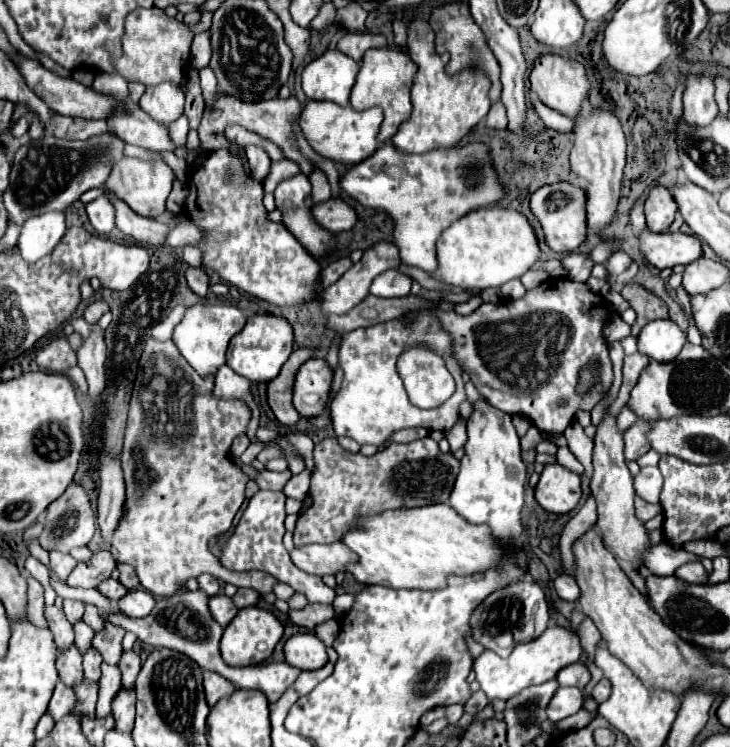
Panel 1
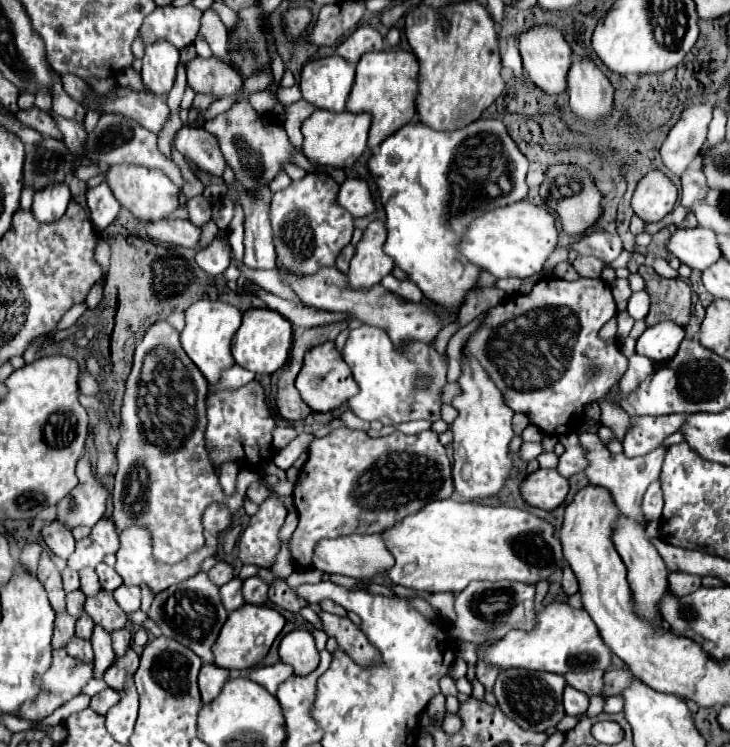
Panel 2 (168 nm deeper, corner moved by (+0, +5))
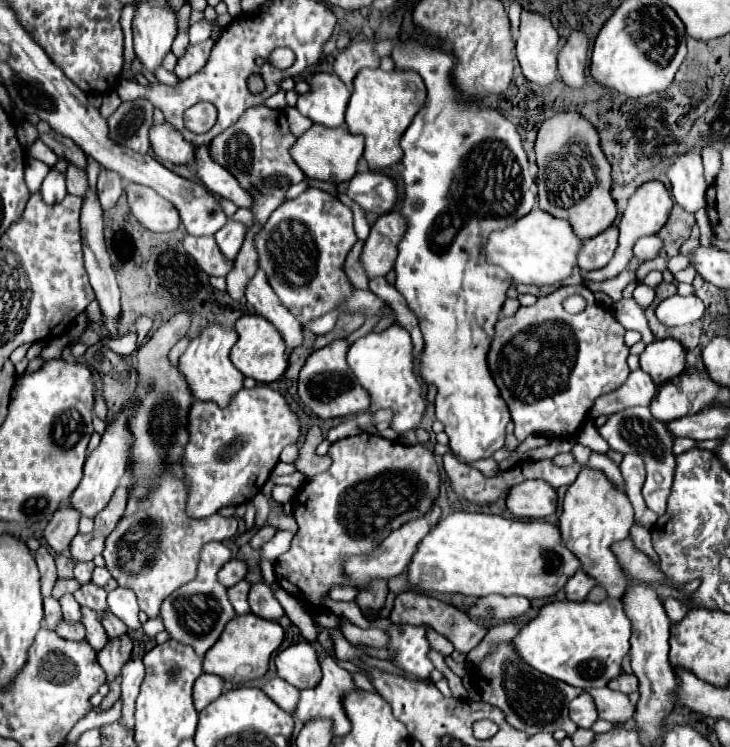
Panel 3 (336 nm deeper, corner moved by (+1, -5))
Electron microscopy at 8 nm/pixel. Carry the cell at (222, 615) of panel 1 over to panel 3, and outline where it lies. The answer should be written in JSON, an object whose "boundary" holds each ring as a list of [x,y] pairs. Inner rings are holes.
{"boundary":[[[240,581],[240,583],[236,583],[234,587],[228,589],[228,599],[230,599],[230,603],[232,603],[232,607],[234,607],[234,611],[238,615],[244,615],[244,613],[250,611],[248,601],[246,601],[248,591],[250,591],[250,583],[248,581]]]}

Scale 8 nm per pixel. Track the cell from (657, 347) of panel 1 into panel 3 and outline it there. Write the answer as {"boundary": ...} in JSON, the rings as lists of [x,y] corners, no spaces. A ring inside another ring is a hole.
{"boundary":[[[656,339],[640,353],[640,367],[658,383],[666,383],[684,371],[686,351],[676,339]]]}

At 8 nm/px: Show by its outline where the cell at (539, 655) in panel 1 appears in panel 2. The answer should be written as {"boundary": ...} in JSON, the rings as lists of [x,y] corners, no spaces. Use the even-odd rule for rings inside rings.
{"boundary":[[[549,603],[541,613],[537,613],[537,625],[531,631],[509,631],[499,643],[487,649],[485,661],[499,665],[501,669],[523,667],[565,675],[569,671],[585,669],[605,671],[611,665],[611,649],[603,643],[595,623],[585,609],[573,609],[567,603]]]}

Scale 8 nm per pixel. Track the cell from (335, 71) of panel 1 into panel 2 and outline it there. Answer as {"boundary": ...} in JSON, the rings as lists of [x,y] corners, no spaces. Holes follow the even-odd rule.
{"boundary":[[[339,55],[309,61],[301,73],[301,95],[319,109],[345,111],[351,93],[355,69]]]}

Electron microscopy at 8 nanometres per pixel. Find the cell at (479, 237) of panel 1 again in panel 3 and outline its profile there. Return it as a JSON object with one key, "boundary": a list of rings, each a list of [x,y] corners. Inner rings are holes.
{"boundary":[[[532,209],[528,215],[516,219],[508,227],[490,233],[486,243],[486,261],[502,267],[514,283],[538,287],[554,285],[570,275],[580,243],[582,241],[576,239],[572,227],[568,227],[568,221],[556,219],[542,209]]]}

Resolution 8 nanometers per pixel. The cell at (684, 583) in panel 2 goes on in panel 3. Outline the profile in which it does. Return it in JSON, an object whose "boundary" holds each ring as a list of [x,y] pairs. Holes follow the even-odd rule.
{"boundary":[[[666,597],[664,607],[666,607],[666,613],[668,613],[672,623],[680,621],[688,613],[688,603],[682,601],[682,599],[676,599],[676,597]]]}

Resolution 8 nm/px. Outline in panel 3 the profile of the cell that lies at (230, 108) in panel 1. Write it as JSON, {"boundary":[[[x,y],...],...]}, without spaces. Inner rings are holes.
{"boundary":[[[208,39],[204,41],[202,45],[188,45],[188,51],[184,57],[178,59],[178,65],[174,69],[174,73],[180,77],[180,79],[188,79],[192,77],[194,73],[198,73],[210,59],[210,51],[212,51],[212,45],[214,41]]]}

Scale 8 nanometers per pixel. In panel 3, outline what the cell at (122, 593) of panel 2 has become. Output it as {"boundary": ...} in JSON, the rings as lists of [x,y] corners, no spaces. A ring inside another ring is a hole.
{"boundary":[[[118,587],[116,591],[108,593],[108,609],[122,619],[130,629],[140,629],[138,621],[138,601],[132,589]]]}

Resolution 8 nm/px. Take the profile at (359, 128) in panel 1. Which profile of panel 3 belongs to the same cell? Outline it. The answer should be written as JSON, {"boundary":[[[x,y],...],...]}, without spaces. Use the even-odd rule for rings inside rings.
{"boundary":[[[312,125],[304,135],[300,135],[296,139],[294,147],[290,149],[290,155],[308,179],[320,179],[320,181],[328,181],[328,183],[338,185],[342,181],[352,179],[352,175],[356,173],[358,161],[362,157],[362,151],[364,151],[364,137],[362,135],[354,135],[342,127],[330,129],[324,125]]]}

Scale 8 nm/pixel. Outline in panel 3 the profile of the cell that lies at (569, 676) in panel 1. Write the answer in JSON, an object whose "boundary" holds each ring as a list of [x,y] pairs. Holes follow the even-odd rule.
{"boundary":[[[592,687],[586,689],[586,693],[592,695],[600,719],[606,719],[610,723],[624,723],[634,715],[630,699],[618,691],[612,691],[608,687]]]}

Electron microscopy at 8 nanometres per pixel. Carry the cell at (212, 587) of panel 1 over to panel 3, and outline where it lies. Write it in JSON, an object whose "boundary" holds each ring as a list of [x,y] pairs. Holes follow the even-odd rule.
{"boundary":[[[232,559],[218,571],[218,581],[224,587],[232,587],[238,581],[242,581],[244,575],[246,575],[246,565],[242,561],[238,561],[238,559]]]}

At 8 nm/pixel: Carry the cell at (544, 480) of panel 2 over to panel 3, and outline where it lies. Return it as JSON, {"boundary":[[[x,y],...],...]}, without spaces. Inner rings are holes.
{"boundary":[[[522,481],[508,491],[506,505],[514,517],[544,519],[556,511],[556,489],[546,481]]]}

